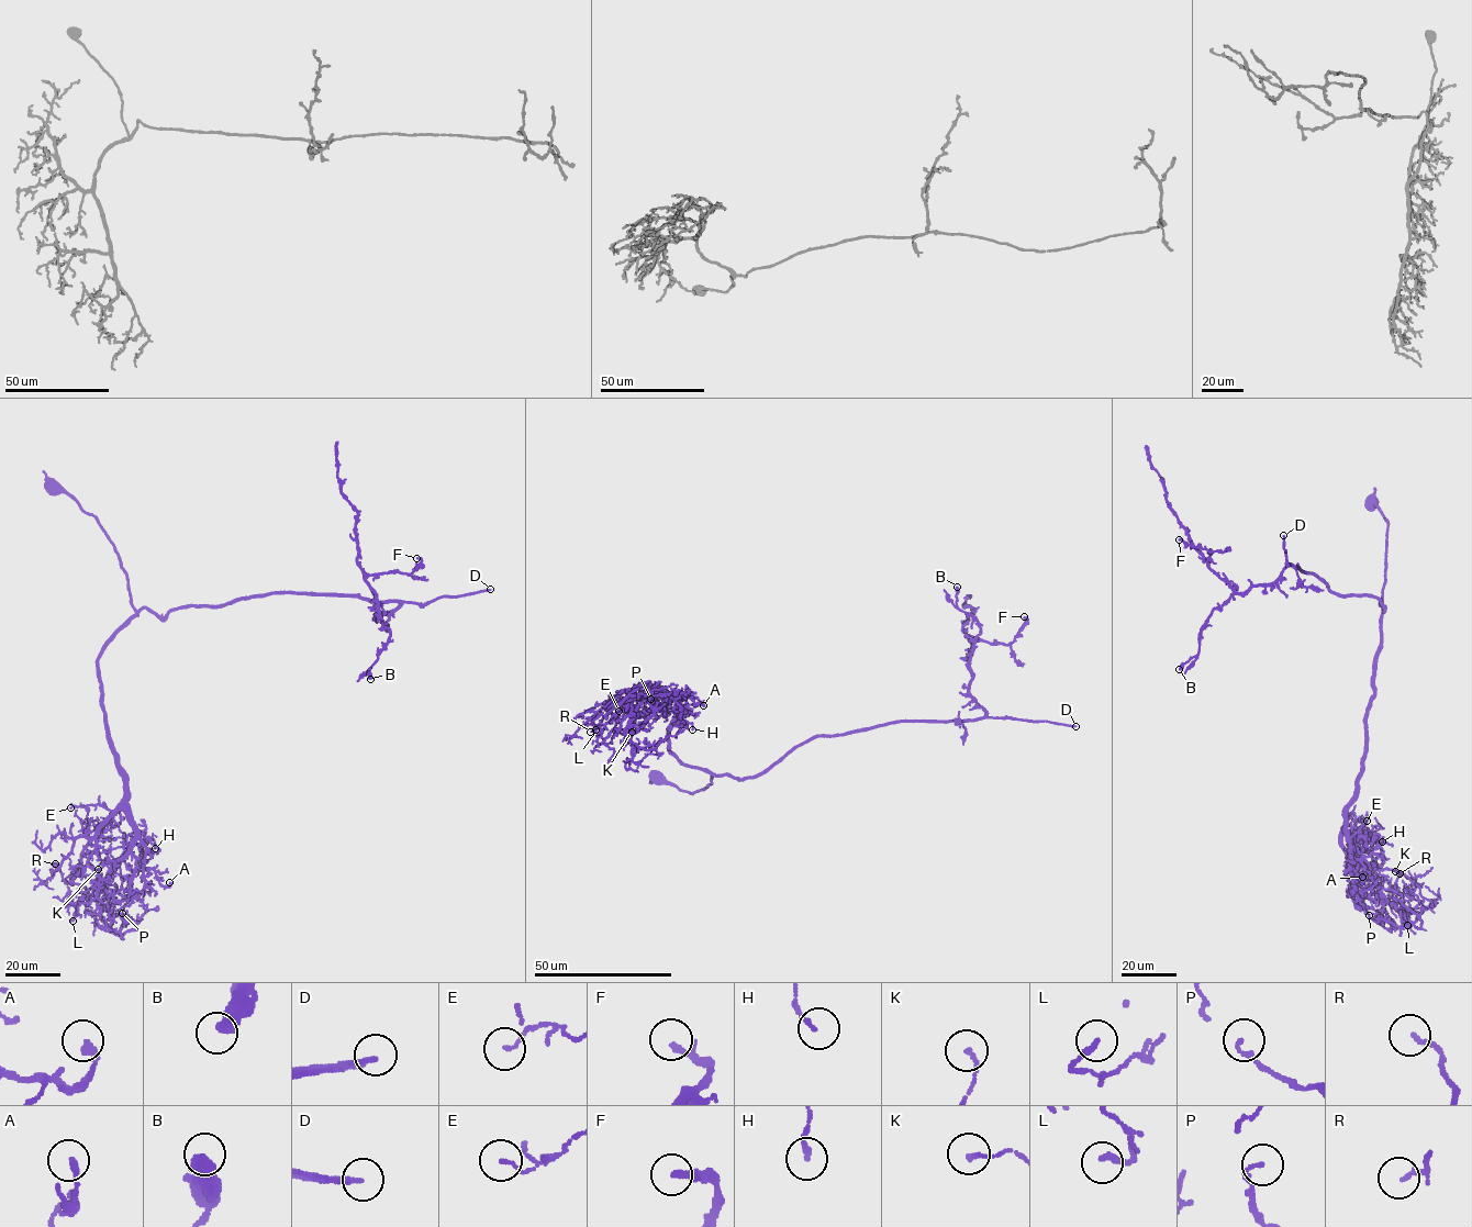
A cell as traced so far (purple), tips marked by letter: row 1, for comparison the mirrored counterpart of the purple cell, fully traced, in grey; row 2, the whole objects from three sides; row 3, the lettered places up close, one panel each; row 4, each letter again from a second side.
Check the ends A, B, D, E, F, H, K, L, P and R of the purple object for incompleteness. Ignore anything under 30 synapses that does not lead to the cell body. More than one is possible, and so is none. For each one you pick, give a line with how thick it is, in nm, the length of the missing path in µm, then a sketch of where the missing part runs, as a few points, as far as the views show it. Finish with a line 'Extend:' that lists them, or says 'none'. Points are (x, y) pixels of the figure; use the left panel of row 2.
D: calibre 240 nm; missing 150 µm
Extend: D

